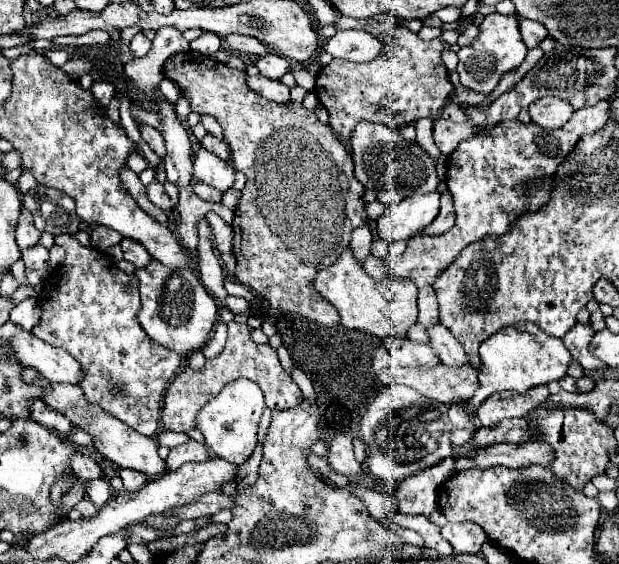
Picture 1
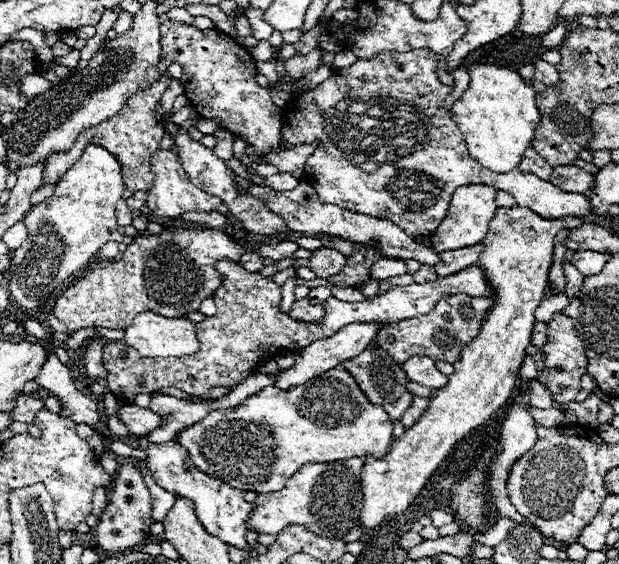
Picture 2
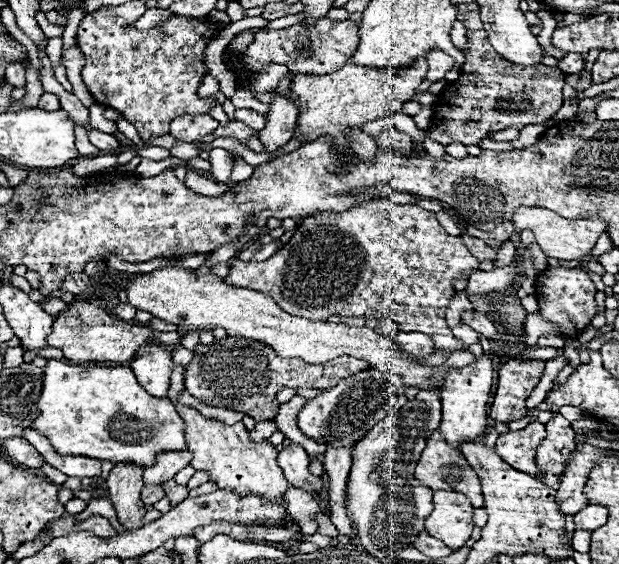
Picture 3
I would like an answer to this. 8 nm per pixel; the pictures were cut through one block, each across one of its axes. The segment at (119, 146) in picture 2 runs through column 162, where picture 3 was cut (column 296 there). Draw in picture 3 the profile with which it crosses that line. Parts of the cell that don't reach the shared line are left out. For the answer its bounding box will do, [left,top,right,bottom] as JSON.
[292,56,428,152]

